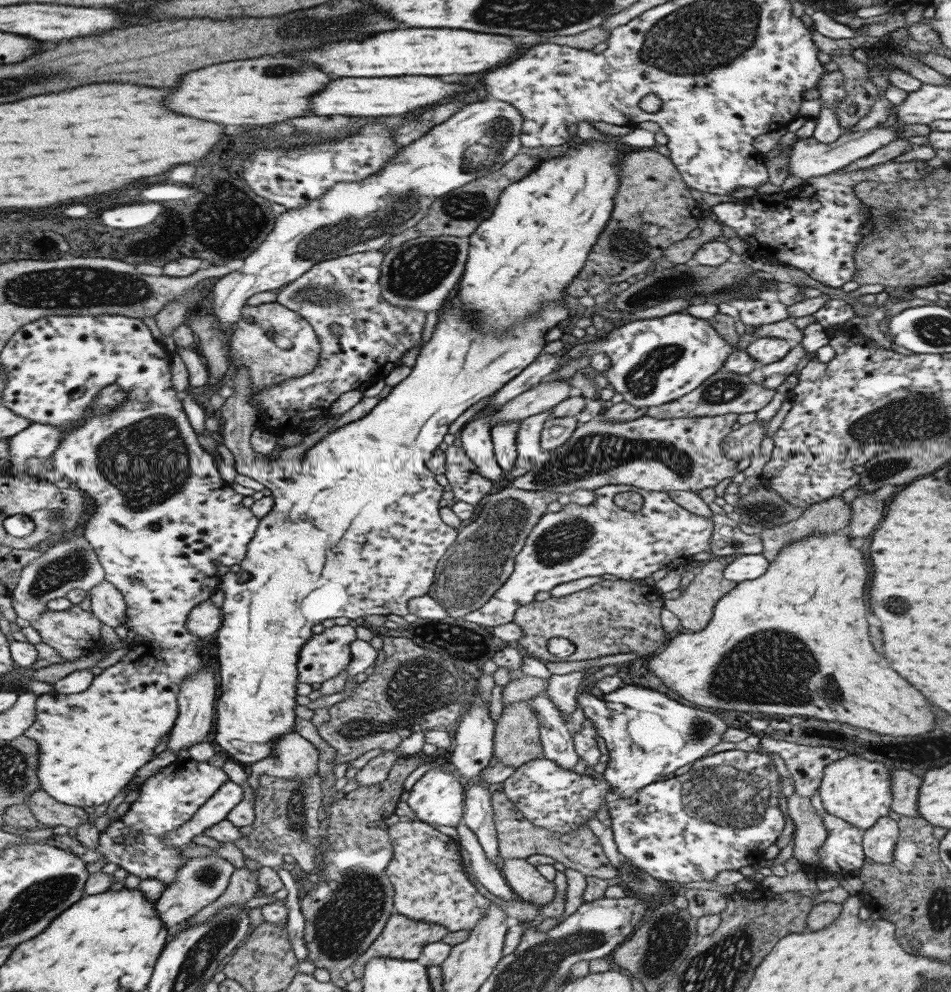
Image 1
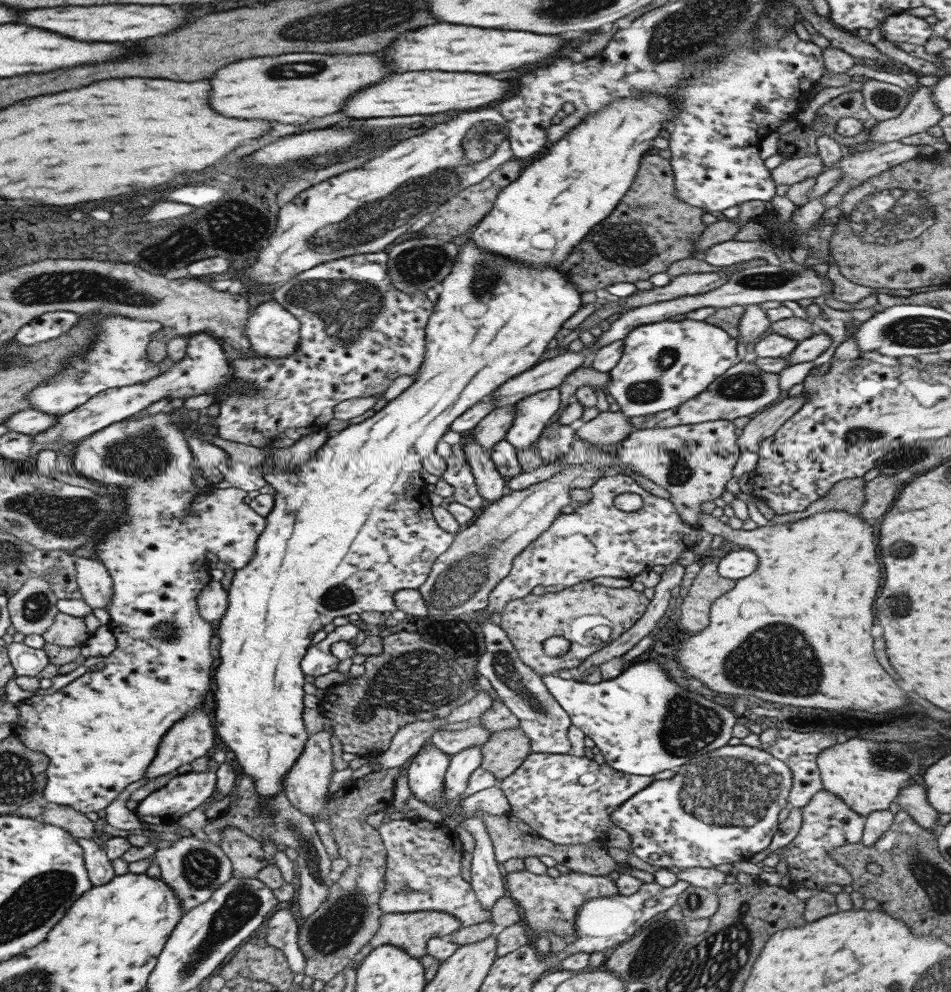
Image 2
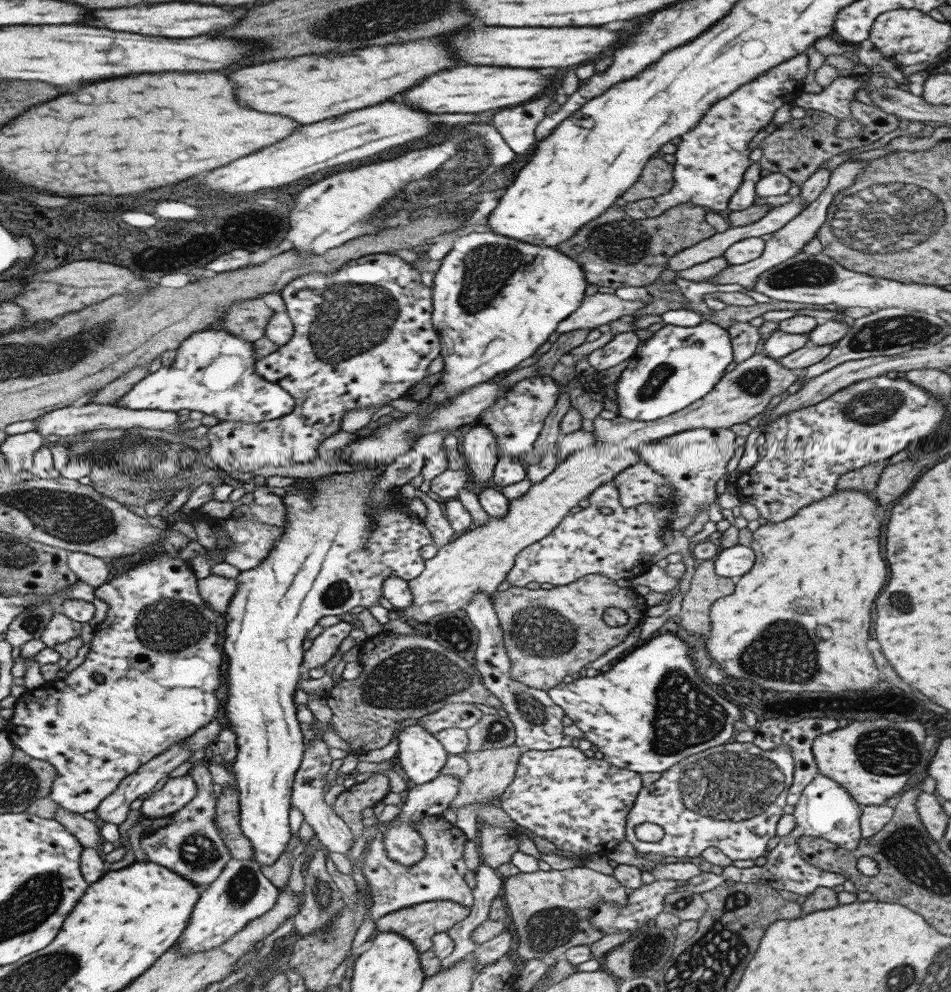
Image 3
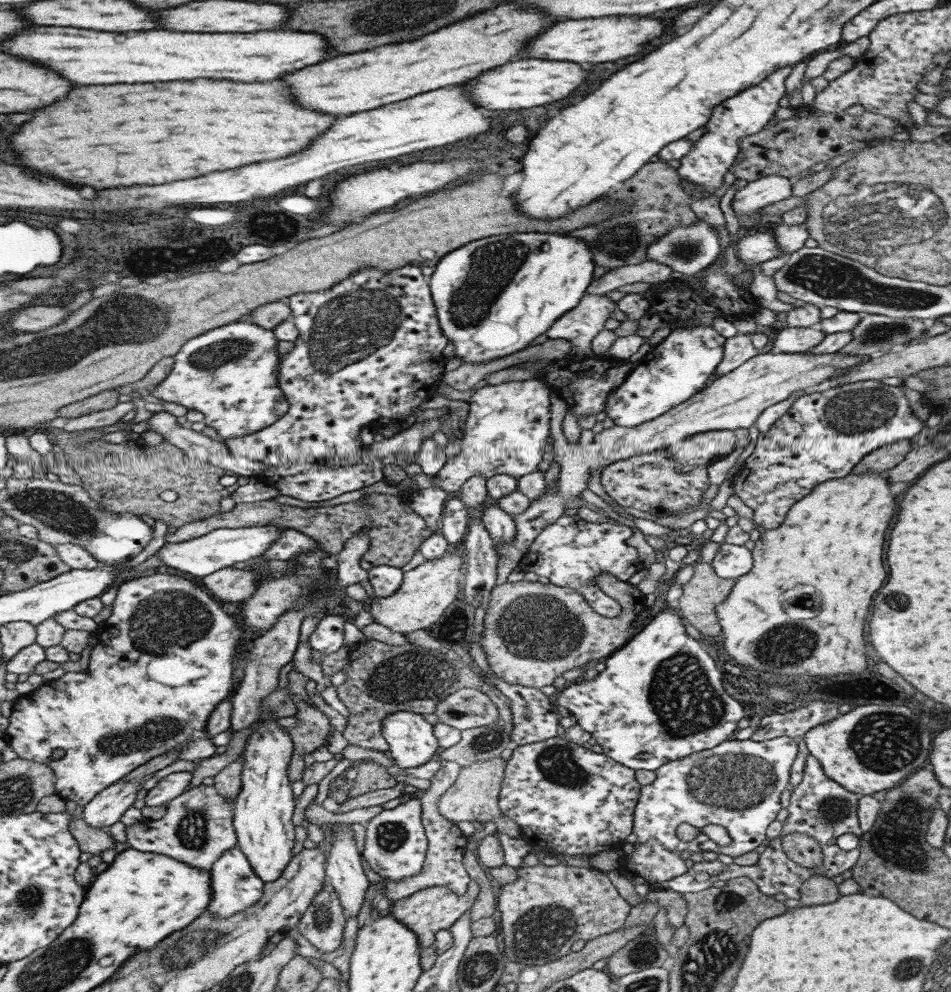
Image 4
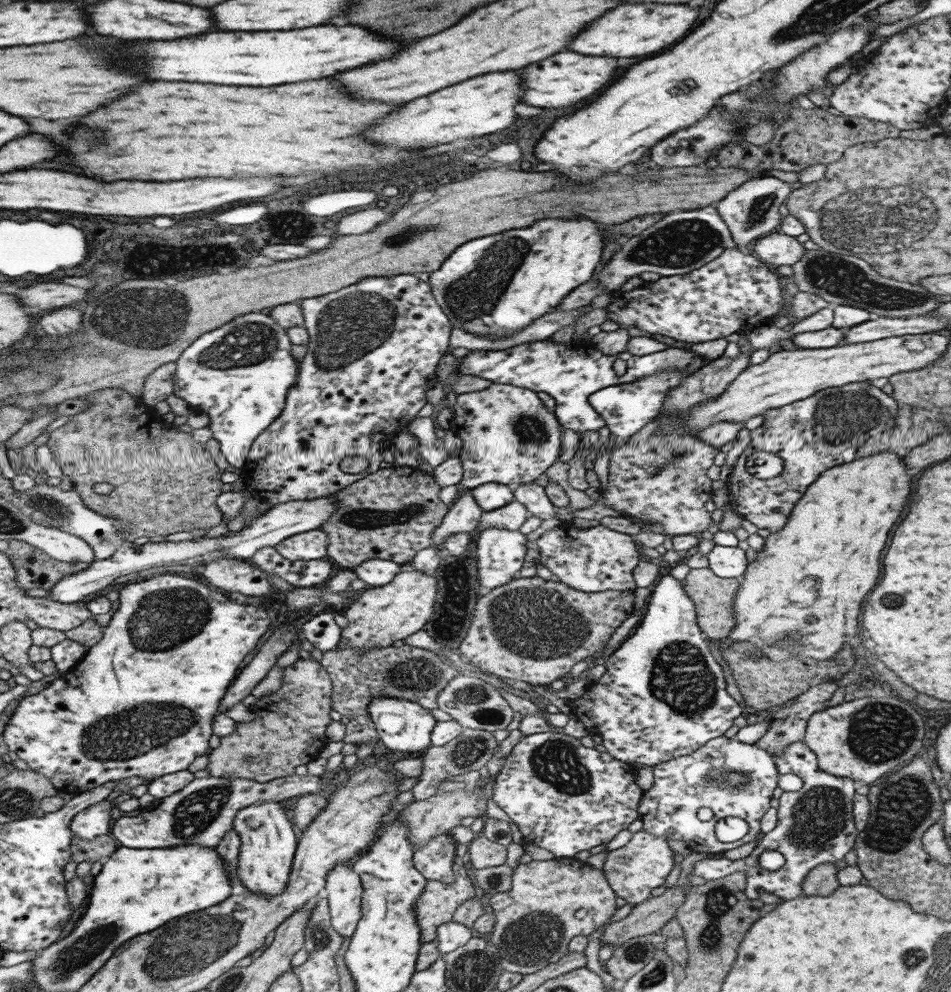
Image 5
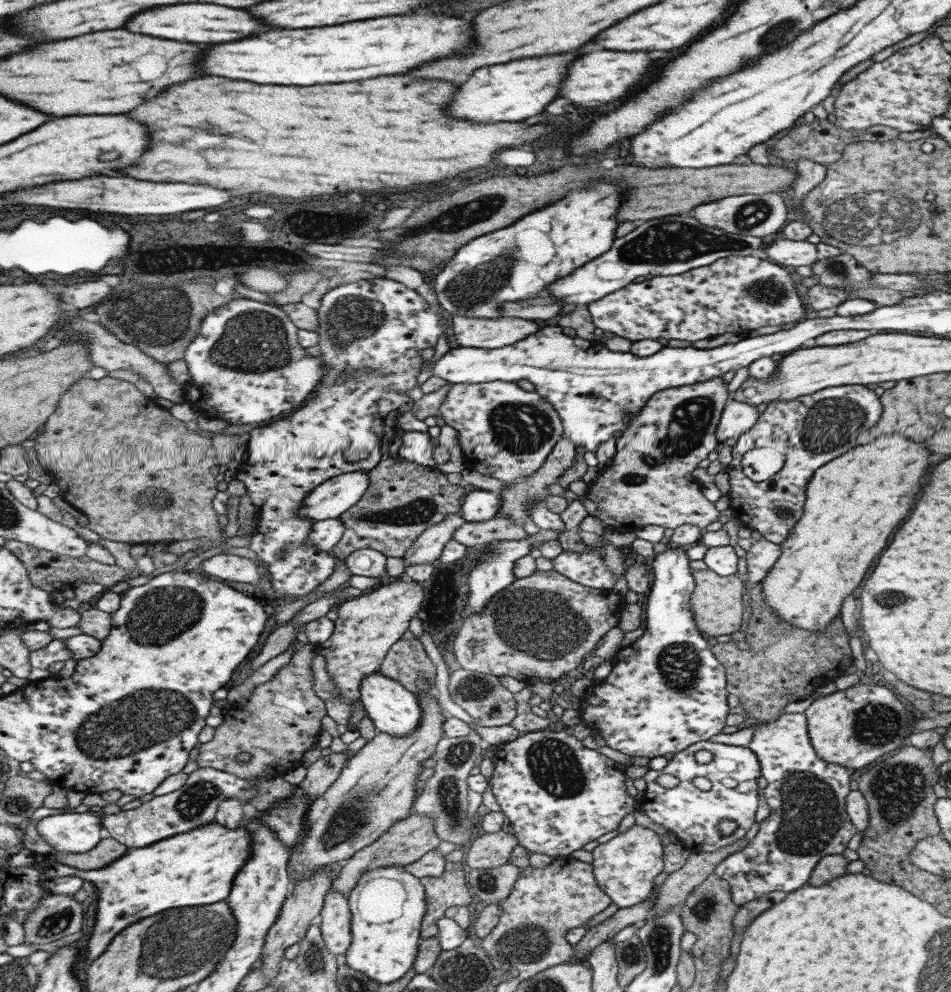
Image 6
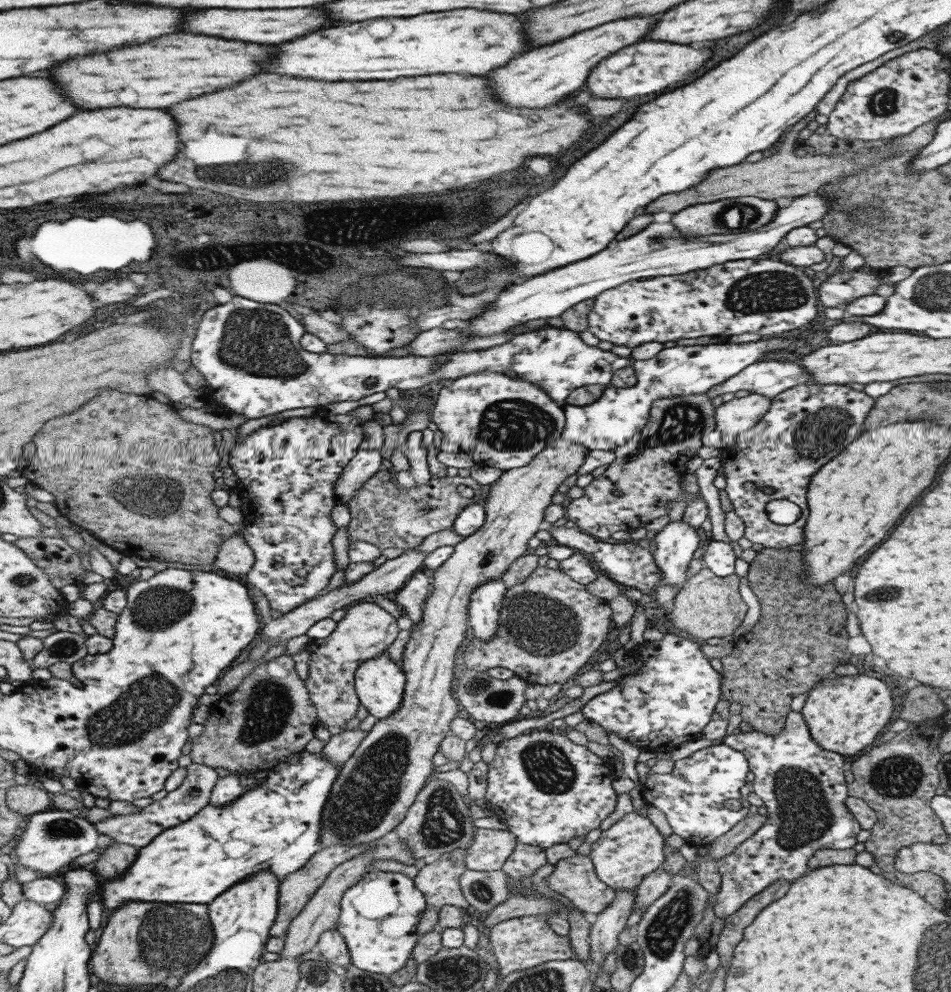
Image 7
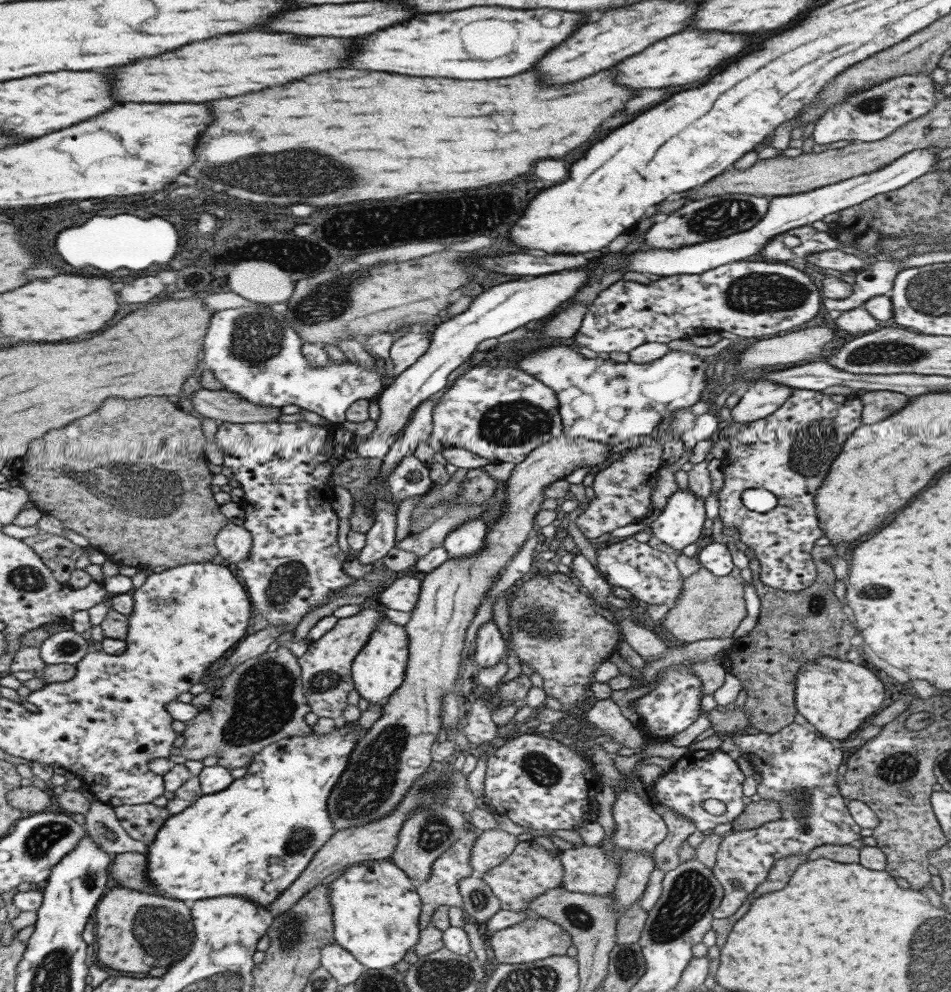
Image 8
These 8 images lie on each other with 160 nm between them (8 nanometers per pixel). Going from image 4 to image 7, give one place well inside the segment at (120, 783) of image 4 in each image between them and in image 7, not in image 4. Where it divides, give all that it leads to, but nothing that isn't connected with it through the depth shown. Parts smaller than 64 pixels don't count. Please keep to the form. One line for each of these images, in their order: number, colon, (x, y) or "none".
5: (95, 820)
6: (65, 832)
7: (52, 839)

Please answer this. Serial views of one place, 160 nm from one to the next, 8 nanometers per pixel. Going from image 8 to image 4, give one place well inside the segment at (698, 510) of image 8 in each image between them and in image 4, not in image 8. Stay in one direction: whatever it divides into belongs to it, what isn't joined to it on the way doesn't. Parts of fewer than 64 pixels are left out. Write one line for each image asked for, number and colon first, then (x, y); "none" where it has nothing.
4: (659, 698)
5: (662, 695)
6: (665, 691)
7: (675, 543)

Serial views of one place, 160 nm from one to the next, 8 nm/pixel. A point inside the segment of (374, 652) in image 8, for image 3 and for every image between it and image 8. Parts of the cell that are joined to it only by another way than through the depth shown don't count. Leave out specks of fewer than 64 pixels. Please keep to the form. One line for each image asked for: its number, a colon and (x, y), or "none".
3: (419, 757)
4: (410, 740)
5: (403, 726)
6: (392, 709)
7: (379, 682)

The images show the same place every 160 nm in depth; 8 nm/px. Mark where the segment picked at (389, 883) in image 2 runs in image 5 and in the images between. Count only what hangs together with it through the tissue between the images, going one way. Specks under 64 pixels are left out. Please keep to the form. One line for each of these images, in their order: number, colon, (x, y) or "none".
3: (438, 875)
4: (442, 866)
5: (433, 860)

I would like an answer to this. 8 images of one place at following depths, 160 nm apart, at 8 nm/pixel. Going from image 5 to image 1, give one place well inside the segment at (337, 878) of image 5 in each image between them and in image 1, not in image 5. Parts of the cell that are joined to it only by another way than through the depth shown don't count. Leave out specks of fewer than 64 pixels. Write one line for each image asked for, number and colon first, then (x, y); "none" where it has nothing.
1: (292, 756)
2: (305, 785)
3: (307, 793)
4: (342, 868)

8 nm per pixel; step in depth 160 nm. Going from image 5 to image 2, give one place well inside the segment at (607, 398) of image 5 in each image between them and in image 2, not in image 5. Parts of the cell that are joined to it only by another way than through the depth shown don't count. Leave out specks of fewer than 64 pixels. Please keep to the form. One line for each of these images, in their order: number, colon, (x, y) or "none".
2: (663, 364)
3: (676, 366)
4: (676, 368)

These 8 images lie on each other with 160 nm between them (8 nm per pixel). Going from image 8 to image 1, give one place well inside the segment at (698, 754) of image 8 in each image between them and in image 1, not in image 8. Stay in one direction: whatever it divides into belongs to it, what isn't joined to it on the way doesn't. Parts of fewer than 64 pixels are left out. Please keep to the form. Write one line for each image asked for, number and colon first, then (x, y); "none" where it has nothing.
1: (720, 815)
2: (722, 807)
3: (730, 796)
4: (736, 785)
5: (731, 778)
6: (691, 814)
7: (691, 796)

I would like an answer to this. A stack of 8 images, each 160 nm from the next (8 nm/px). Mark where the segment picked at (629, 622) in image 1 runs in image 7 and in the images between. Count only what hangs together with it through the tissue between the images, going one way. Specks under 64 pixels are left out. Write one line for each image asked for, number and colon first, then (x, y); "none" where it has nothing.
2: (570, 613)
3: (547, 634)
4: (532, 633)
5: (531, 630)
6: (538, 627)
7: (549, 626)

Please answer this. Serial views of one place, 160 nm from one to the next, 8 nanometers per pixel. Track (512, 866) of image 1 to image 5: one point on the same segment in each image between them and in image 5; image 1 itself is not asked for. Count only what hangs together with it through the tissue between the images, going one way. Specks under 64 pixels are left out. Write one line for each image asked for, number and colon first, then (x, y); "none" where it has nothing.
2: (547, 904)
3: (550, 910)
4: (545, 909)
5: (549, 902)

